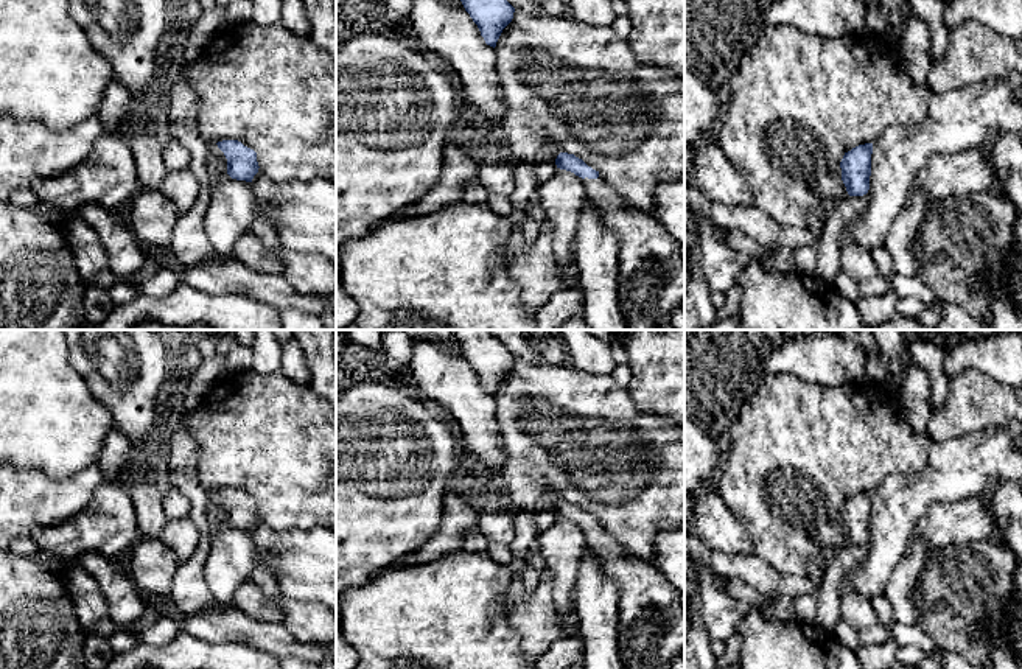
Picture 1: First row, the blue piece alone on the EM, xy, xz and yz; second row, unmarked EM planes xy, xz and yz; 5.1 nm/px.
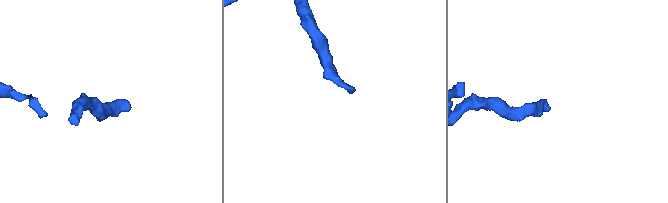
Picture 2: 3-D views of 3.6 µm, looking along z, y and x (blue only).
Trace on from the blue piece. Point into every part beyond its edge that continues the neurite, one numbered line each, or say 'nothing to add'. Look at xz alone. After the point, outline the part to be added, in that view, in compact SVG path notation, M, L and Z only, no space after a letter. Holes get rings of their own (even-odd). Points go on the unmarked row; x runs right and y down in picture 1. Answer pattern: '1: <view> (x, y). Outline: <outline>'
1: xz (650, 624). Outline: M600 526L583 527L588 552L600 560L604 573L616 582L619 591L618 647L625 669L670 669L670 663L684 653L684 610L680 593L650 565L627 554Z

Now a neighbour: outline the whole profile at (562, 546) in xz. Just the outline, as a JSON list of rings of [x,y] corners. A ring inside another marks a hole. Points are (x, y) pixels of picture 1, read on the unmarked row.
[[[557,517],[555,523],[538,532],[540,555],[552,574],[552,596],[568,635],[577,633],[576,611],[571,594],[579,576],[580,562],[586,552],[583,527]]]

